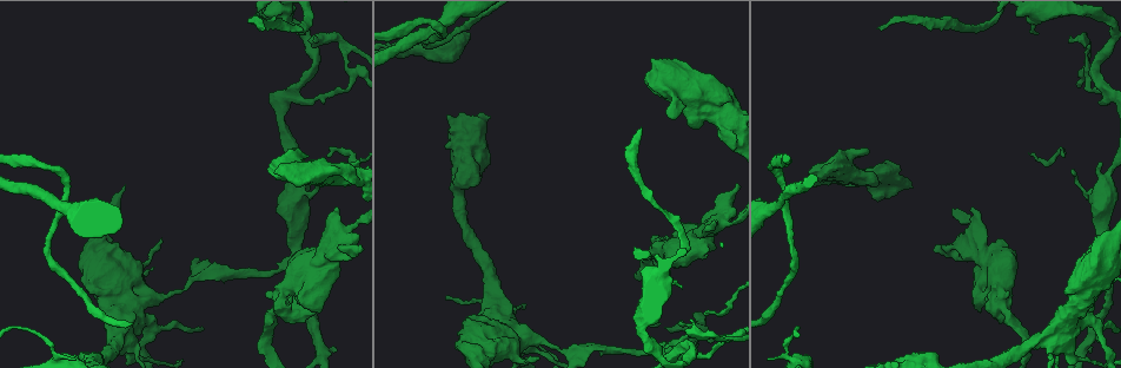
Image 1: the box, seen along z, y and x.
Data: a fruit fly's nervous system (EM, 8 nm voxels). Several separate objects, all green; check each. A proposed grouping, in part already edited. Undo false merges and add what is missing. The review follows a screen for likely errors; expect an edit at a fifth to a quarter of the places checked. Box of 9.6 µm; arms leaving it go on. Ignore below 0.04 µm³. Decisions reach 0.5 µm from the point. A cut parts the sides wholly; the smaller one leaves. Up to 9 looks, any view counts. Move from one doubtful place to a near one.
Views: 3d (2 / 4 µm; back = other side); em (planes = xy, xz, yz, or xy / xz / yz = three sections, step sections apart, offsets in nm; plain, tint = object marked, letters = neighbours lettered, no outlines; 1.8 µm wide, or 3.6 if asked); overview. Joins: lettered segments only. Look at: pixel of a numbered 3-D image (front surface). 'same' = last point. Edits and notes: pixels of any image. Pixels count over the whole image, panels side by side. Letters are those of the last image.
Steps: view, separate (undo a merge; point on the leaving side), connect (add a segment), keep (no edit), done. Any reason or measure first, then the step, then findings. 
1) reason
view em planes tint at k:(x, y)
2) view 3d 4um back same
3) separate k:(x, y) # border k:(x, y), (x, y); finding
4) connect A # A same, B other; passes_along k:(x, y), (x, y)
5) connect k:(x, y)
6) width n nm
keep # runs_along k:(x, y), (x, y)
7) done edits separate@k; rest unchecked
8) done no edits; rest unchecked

thin neck
view em planes letters at 1:(962, 247)

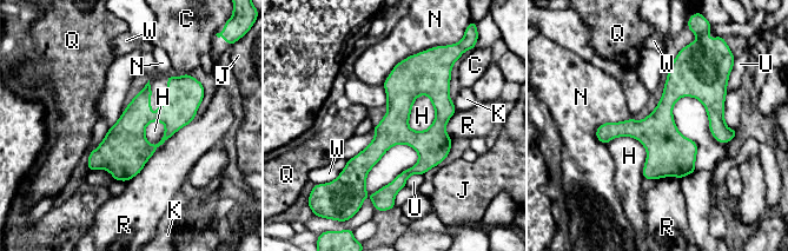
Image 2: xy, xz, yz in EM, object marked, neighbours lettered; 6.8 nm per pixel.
longest_contact R 650 nm
keep # C other, H other, J other, K other, N other, Q other, R other, U other, W other; border 2:(423, 93), (411, 109), (414, 131); continuous, no second neuron

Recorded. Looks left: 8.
four or more arms meet
view em xz step 16 letters at 1:(432, 29)

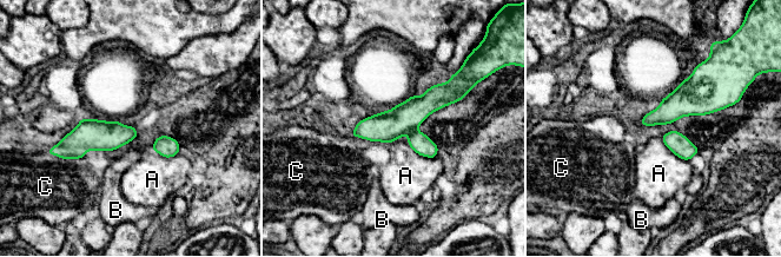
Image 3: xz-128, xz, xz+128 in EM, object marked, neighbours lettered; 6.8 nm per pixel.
separate 3:(418, 142) # A other, B other, C other; border 3:(416, 129), (409, 133); two neurons meet here

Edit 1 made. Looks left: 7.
branch stops here
view 3d 4um at 1:(642, 130)

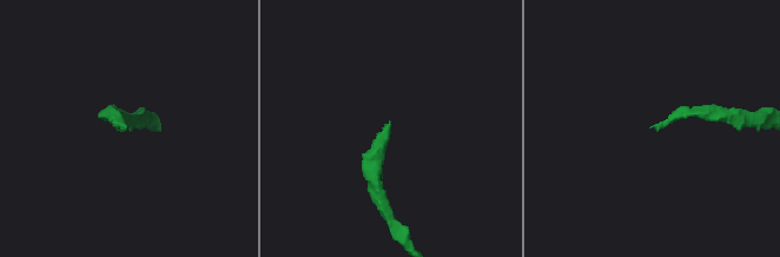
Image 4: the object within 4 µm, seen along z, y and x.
view em planes letters at 4:(126, 127)

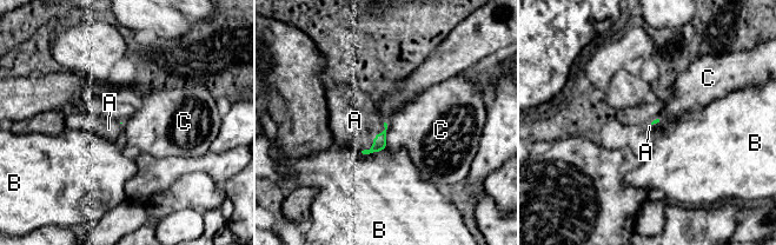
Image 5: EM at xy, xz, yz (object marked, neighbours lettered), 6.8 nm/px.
connect A # A same, B other, C other; passes_along 5:(379, 141), (373, 139), (355, 120); it goes on there

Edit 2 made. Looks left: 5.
done edits separate@3, connect@5; rest unchecked

